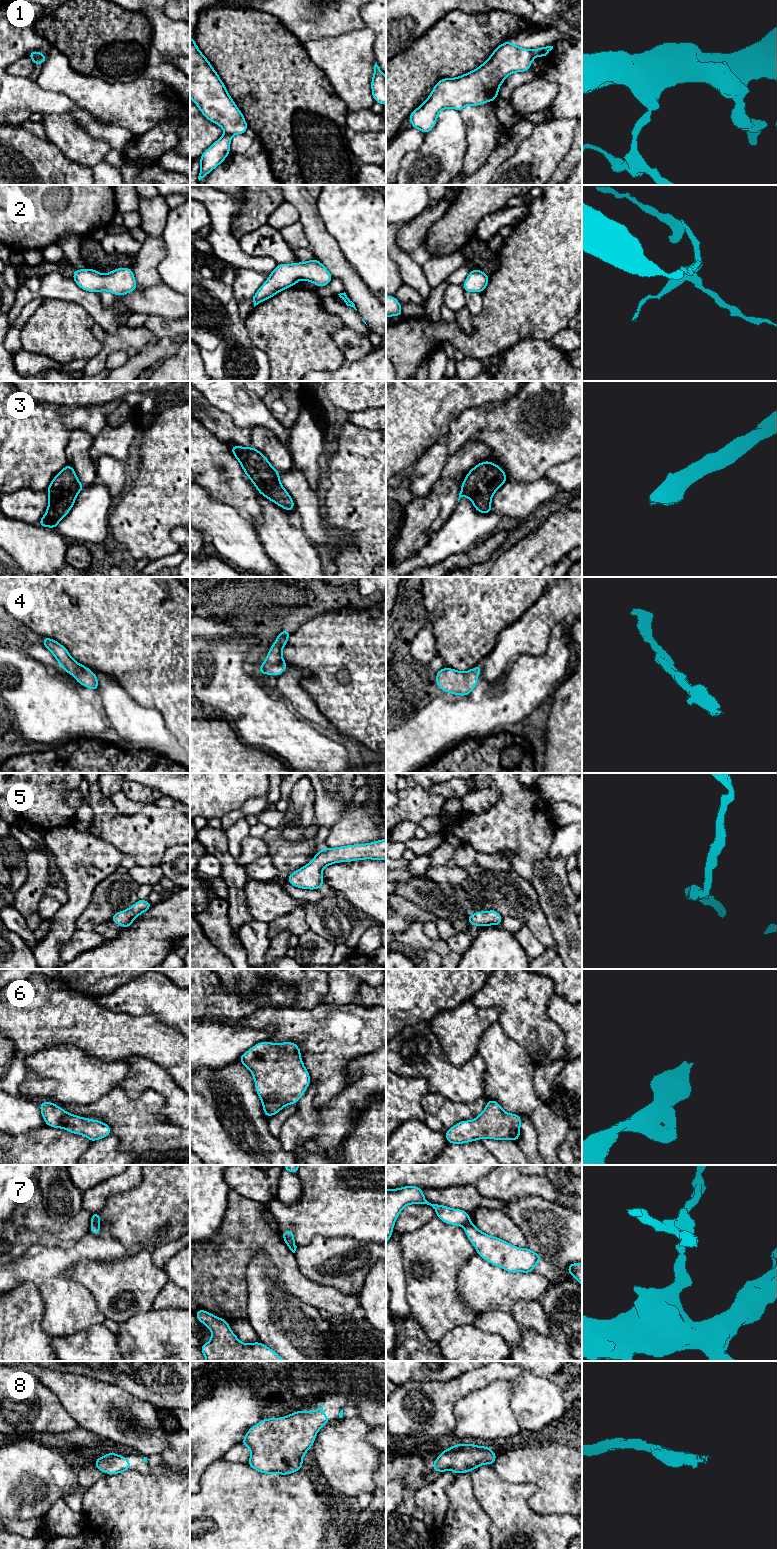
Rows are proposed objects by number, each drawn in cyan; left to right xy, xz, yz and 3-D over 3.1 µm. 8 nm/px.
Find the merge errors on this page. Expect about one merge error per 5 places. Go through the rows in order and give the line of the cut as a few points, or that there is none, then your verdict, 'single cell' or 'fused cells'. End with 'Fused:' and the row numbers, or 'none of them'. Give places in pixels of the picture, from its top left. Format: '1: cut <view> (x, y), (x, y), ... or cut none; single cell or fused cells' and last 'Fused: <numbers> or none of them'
1: cut yz (530, 51), (533, 56); fused cells
2: cut none; single cell
3: cut none; single cell
4: cut none; single cell
5: cut none; single cell
6: cut none; single cell
7: cut xy (99, 1222), (91, 1225); fused cells
8: cut none; single cell
Fused: 1, 7

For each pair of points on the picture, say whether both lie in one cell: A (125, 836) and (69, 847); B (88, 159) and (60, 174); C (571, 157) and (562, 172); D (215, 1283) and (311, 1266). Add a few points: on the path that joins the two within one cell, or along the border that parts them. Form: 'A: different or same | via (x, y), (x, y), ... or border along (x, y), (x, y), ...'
A: different | border along (100, 838), (110, 842), (120, 850)
B: different | border along (59, 150), (71, 160), (91, 167)
C: same | via (570, 161), (565, 168)
D: different | border along (293, 1253), (298, 1270), (316, 1283)

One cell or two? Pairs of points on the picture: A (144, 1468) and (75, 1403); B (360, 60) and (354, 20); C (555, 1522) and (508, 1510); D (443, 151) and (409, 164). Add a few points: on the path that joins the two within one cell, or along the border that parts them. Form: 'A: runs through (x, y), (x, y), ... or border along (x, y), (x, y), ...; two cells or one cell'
A: border along (136, 1451), (144, 1456); two cells
B: border along (365, 26), (333, 37); two cells
C: runs through (543, 1522), (520, 1522); one cell
D: runs through (435, 159), (431, 163), (417, 164); one cell

